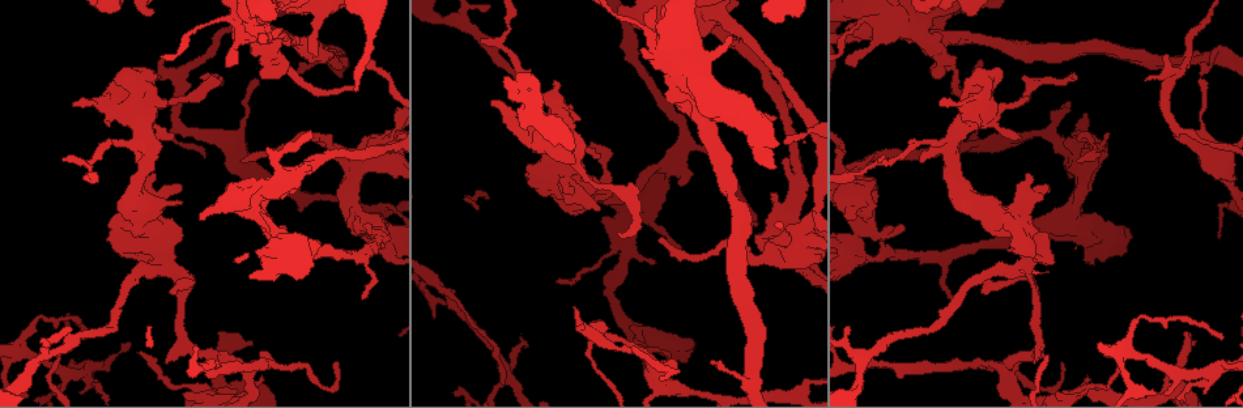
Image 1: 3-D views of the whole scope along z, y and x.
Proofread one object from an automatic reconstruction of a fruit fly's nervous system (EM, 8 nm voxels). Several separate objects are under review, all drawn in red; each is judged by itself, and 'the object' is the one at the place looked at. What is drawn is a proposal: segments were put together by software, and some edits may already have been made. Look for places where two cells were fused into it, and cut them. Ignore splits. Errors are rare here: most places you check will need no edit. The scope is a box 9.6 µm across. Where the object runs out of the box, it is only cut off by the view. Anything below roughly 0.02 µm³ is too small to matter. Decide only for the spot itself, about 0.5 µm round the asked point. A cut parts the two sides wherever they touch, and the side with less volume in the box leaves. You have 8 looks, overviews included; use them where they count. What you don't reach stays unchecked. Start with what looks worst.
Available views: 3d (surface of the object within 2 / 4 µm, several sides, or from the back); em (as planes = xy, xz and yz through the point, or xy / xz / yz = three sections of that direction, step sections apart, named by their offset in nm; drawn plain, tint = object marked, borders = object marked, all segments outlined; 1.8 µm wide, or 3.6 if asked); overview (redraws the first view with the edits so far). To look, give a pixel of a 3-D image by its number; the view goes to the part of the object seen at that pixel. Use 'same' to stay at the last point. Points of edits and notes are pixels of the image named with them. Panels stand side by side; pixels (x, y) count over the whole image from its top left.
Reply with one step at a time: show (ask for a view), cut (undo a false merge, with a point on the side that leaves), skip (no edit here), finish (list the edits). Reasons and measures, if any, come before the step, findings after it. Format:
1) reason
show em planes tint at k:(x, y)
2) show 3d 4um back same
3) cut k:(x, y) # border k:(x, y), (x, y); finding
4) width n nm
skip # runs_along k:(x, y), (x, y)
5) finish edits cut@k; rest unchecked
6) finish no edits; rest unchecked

side arm on a straight run
show em xy step 4 tint at 1:(754, 333)

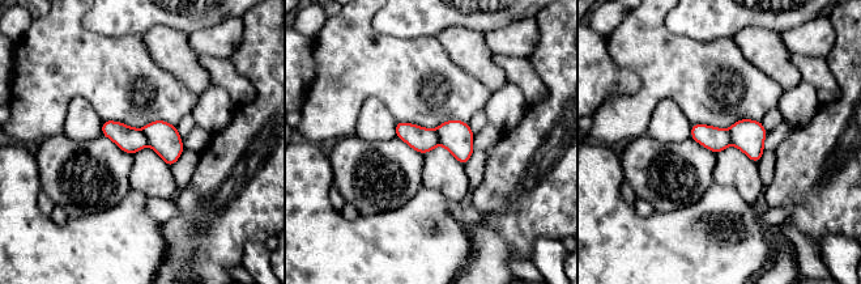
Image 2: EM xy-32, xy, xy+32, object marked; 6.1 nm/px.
cut 2:(163, 138) # border 2:(141, 130), (148, 144); a second cell is stuck on

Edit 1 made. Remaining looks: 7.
two arms in line, one across
show 3d 2um at 1:(508, 370)

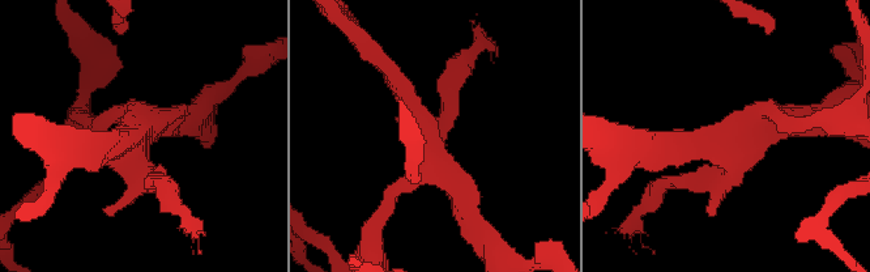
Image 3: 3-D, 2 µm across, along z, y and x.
show em xy step 4 tint at 3:(432, 145)

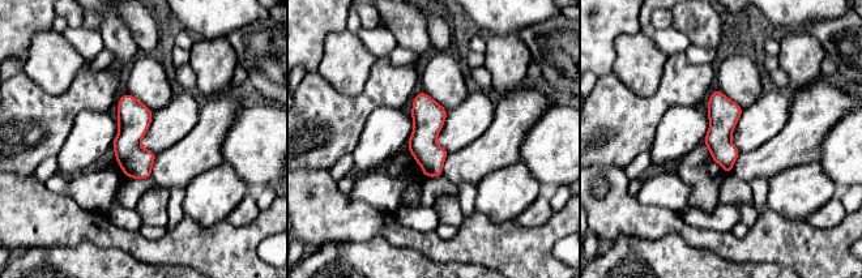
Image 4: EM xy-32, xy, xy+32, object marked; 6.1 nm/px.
another direction
show em planes tint same

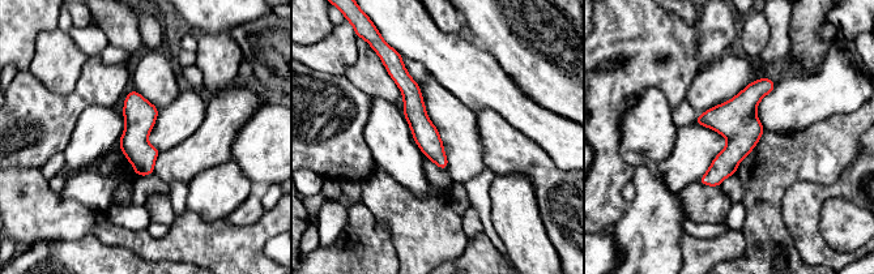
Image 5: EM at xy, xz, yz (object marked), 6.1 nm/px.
skip # runs_along 5:(767, 81), (703, 180); one cell here

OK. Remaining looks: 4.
sharp bend
show 3d 4um at 1:(926, 44)

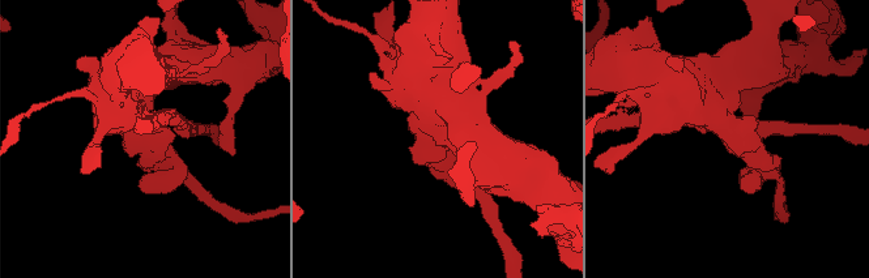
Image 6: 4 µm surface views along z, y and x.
show em planes tint at 6:(145, 134)

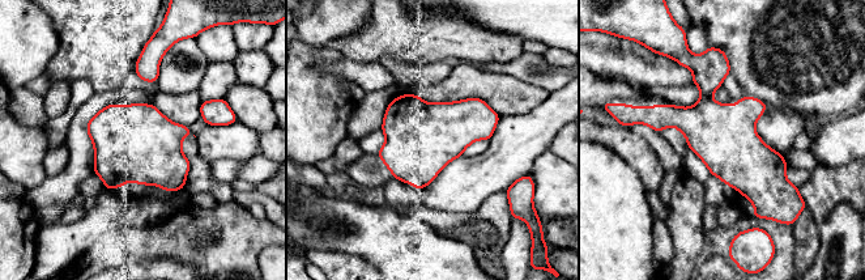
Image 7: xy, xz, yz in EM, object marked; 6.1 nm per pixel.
skip # all the same cell

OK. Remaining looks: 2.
calibre changes
show em planes tint at 6:(372, 37)

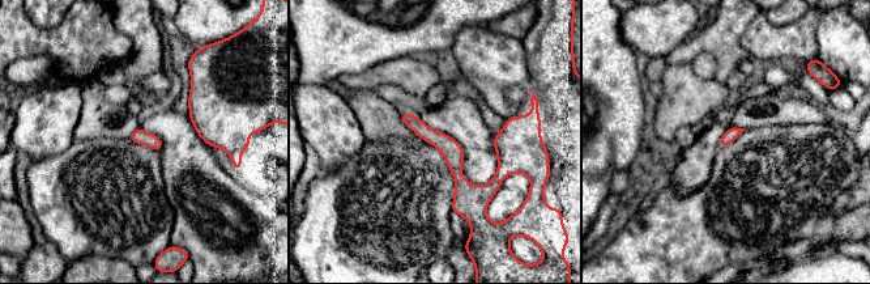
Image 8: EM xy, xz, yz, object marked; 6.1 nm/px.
skip # one cell here

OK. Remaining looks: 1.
finish edits cut@2; rest unchecked

